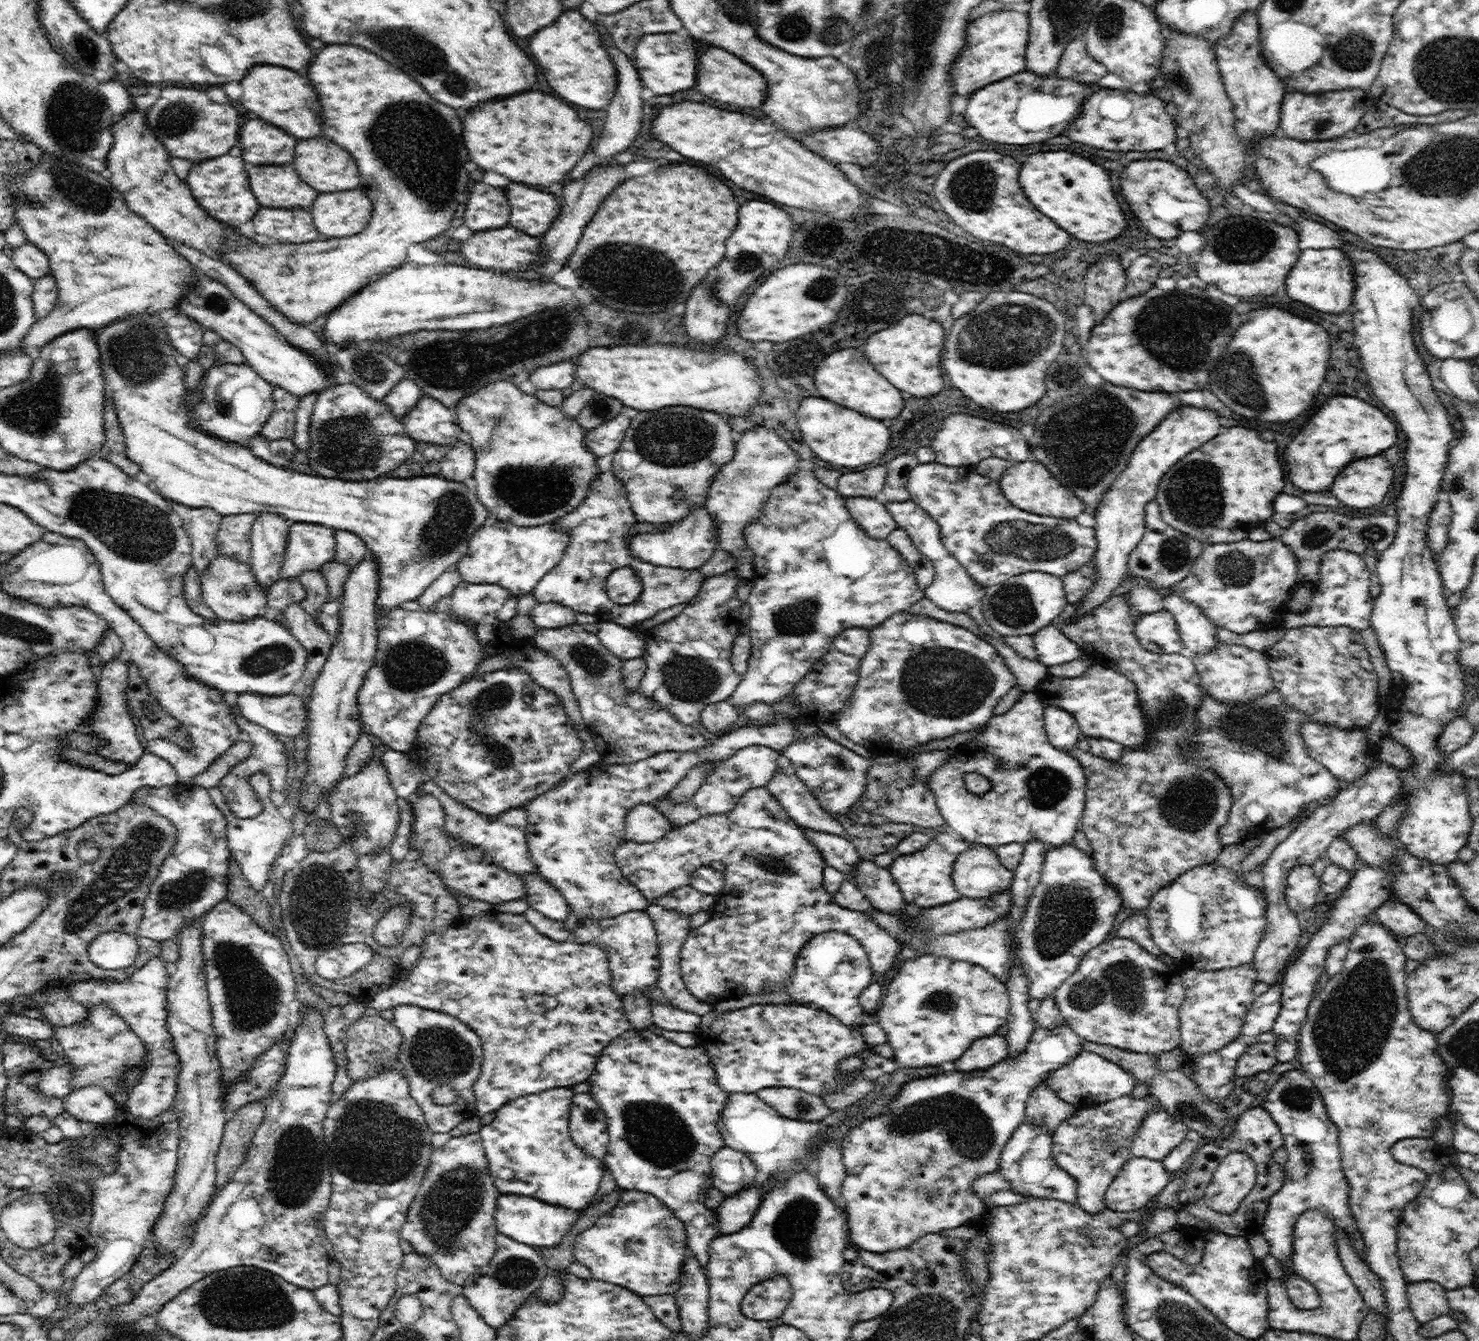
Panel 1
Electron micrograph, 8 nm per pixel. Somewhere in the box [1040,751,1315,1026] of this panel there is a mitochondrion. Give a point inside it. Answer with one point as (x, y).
(1120, 982)

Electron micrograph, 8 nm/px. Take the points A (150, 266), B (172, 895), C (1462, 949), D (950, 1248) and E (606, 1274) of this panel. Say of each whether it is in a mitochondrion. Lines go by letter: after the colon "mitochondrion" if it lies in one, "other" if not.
A: other
B: mitochondrion
C: other
D: other
E: other

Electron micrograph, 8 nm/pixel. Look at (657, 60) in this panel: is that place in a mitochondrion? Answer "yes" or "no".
no

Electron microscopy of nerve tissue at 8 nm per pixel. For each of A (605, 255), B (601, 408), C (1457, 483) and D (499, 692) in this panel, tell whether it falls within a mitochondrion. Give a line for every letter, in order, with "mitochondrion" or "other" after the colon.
A: mitochondrion
B: other
C: mitochondrion
D: mitochondrion

